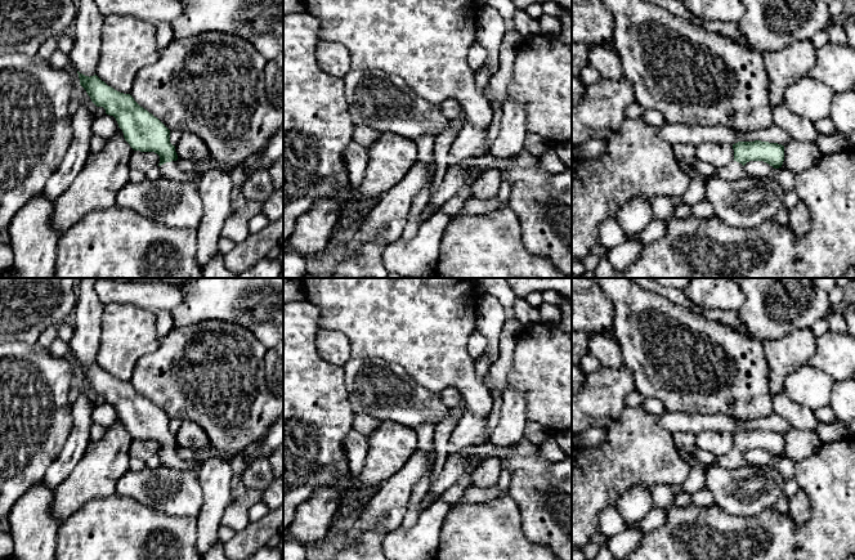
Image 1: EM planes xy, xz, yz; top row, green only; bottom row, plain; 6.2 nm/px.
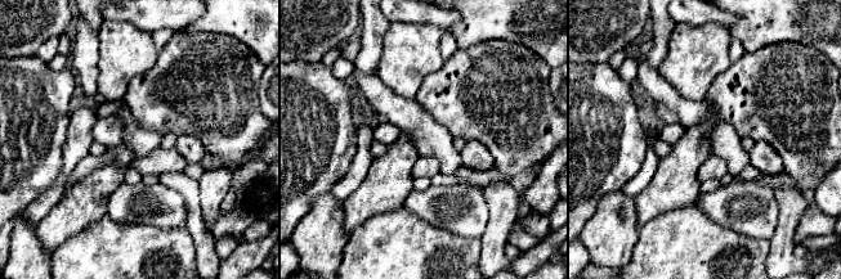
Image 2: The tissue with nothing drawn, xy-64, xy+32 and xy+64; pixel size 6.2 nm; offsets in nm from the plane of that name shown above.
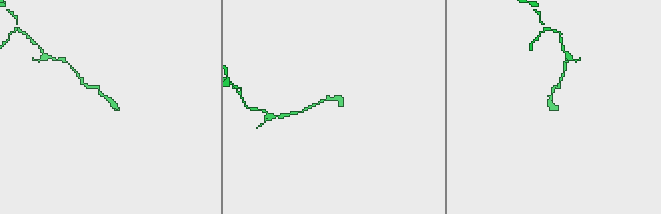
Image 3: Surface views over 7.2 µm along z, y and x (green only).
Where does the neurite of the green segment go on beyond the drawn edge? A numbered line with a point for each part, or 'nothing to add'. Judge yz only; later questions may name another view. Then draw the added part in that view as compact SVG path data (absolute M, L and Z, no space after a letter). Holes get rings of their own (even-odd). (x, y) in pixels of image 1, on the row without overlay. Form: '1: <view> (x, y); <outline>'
1: yz (734, 458); M733 449L728 454L717 457L712 465L724 469L737 469L746 465L746 460L742 452Z

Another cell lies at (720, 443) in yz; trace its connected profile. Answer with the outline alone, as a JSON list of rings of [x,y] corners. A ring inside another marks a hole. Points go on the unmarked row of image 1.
[[[703,431],[695,435],[695,444],[698,448],[720,457],[734,449],[734,438],[728,431]]]

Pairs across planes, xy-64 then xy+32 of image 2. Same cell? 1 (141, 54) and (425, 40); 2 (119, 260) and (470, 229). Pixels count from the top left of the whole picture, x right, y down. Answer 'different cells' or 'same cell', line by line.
1: same cell
2: different cells

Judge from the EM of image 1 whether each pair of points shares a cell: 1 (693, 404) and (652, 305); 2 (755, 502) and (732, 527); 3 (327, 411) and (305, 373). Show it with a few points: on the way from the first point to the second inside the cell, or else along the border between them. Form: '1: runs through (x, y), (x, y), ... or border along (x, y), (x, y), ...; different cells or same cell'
1: runs through (693, 380), (693, 370), (671, 348), (663, 330); same cell
2: border along (715, 504), (743, 516), (771, 509); different cells
3: runs through (318, 402), (305, 389), (305, 382); same cell

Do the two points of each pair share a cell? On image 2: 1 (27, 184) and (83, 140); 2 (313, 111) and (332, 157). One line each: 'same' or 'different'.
1: different
2: same

